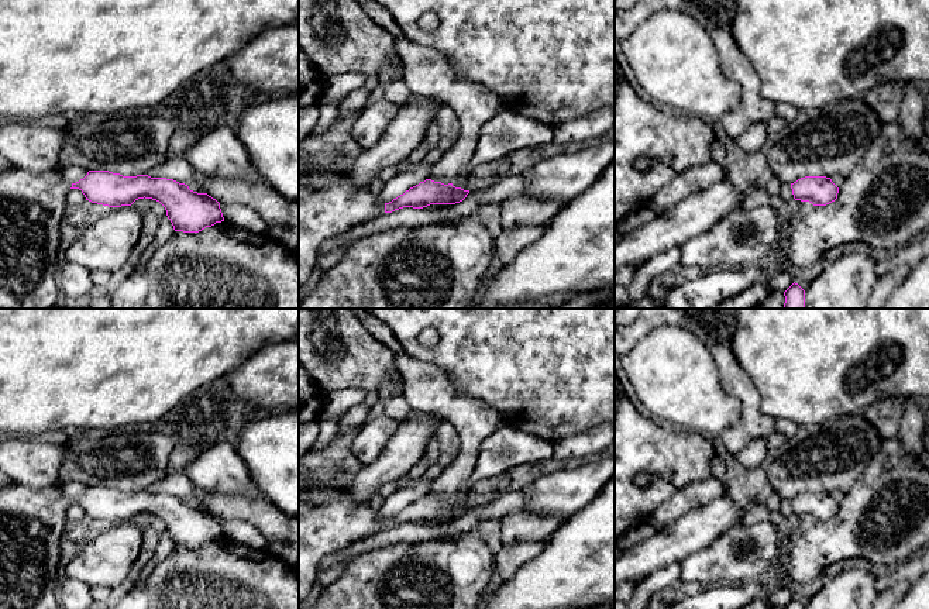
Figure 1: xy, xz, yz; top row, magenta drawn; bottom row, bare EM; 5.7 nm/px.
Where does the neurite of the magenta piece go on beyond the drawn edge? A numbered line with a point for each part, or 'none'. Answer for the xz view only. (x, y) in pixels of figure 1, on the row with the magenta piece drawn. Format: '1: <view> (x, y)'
1: xz (326, 213)

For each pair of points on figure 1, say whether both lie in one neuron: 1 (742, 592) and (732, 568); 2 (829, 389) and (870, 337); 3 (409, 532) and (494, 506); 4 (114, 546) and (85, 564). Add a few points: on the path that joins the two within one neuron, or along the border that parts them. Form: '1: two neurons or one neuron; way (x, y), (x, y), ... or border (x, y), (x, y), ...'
1: two neurons; border (733, 582), (715, 582), (701, 588)
2: one neuron; way (831, 377), (857, 350)
3: one neuron; way (430, 532), (446, 532), (467, 523), (472, 518)
4: one neuron; way (107, 553), (96, 564), (92, 564)

